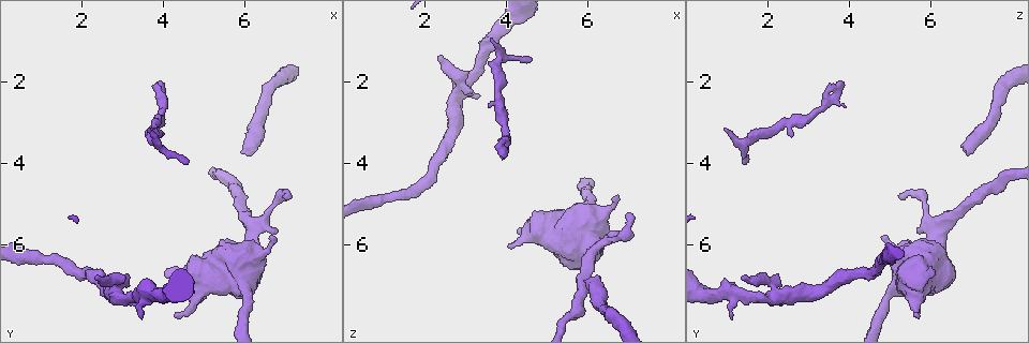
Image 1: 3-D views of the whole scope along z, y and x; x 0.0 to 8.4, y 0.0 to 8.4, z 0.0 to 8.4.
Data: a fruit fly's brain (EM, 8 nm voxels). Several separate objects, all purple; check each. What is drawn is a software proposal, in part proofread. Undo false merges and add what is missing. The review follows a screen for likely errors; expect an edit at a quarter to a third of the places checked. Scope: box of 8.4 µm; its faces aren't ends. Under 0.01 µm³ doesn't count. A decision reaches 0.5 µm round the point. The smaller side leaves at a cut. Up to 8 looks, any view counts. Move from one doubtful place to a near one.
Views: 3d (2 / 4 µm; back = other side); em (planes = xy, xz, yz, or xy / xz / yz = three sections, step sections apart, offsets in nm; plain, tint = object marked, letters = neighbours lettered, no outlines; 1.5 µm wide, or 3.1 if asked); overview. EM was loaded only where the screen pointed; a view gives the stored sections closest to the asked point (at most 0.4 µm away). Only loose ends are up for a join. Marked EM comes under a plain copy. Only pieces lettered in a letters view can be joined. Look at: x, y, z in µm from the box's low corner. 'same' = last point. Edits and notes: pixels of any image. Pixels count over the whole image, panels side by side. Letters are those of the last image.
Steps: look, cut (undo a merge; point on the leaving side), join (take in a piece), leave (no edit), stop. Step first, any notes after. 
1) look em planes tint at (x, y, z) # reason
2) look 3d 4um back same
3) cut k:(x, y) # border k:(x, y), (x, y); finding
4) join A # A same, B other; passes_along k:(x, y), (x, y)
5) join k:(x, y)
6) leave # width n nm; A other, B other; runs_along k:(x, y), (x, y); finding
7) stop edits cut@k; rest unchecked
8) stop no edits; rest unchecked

look em planes letters at (3.90, 1.95, 3.80)

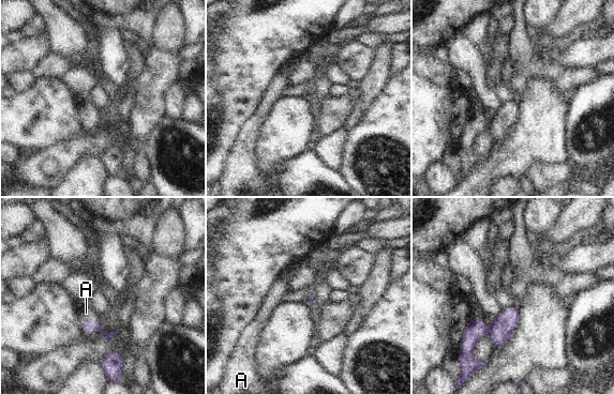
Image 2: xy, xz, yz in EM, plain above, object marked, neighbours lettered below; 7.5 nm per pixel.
join A # A same; passes_along 2:(90, 326), (87, 320), (86, 313); the neuron continues

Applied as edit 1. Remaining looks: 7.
look overview

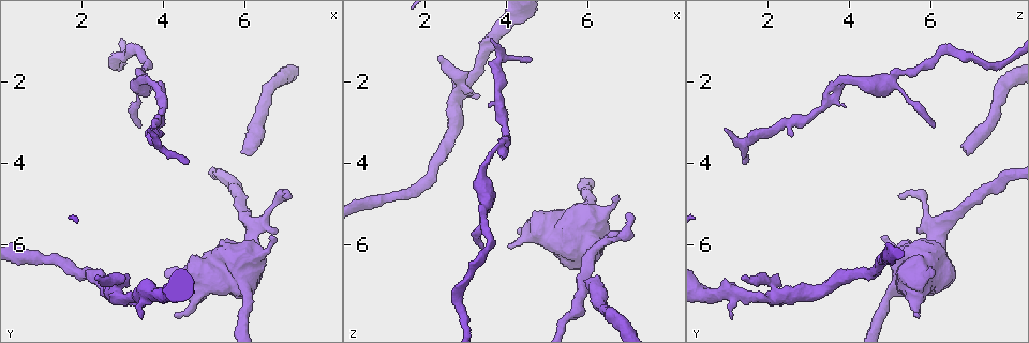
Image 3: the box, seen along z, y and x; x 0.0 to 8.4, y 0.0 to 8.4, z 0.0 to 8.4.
look 3d 4um at (5.95, 3.80, 6.85)

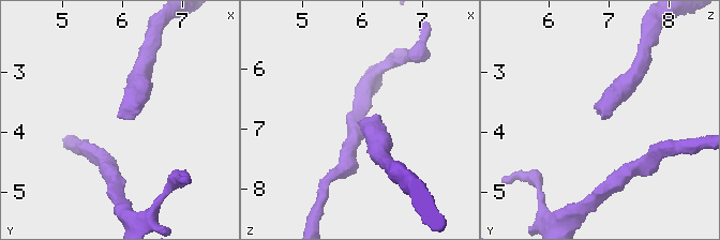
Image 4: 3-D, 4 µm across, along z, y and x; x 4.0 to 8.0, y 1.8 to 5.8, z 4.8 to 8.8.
look em xy step 4 tint at (5.95, 3.80, 6.90) # shape alone is not enough

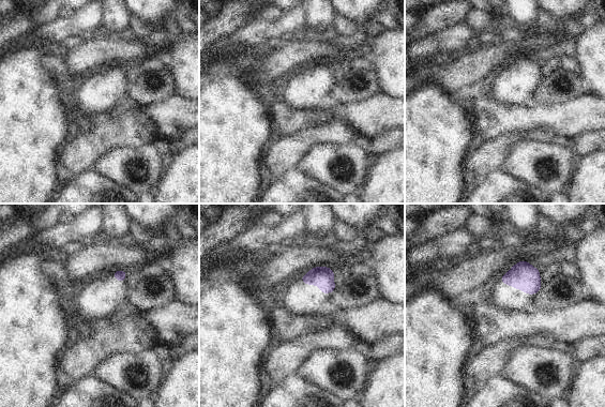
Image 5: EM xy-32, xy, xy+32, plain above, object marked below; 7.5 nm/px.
look em xz step 4 letters same # cut it another way

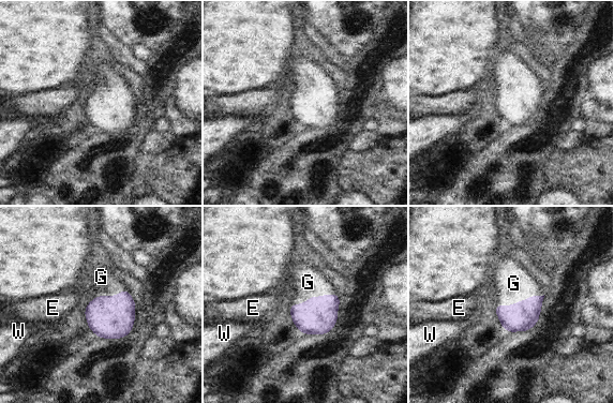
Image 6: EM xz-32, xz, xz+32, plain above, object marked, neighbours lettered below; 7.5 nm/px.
join G # E other, G same, W other; passes_along 6:(523, 315), (520, 301), (513, 283); it goes on there

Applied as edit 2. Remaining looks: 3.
look em xy step 8 letters at (4.25, 7.75, 5.60) # an open end

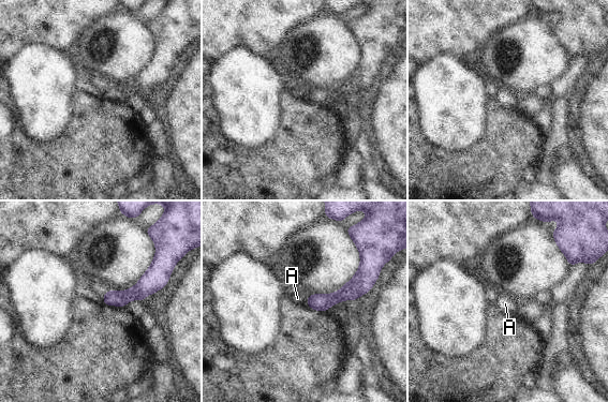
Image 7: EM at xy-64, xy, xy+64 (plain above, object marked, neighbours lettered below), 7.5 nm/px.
look em planes letters same

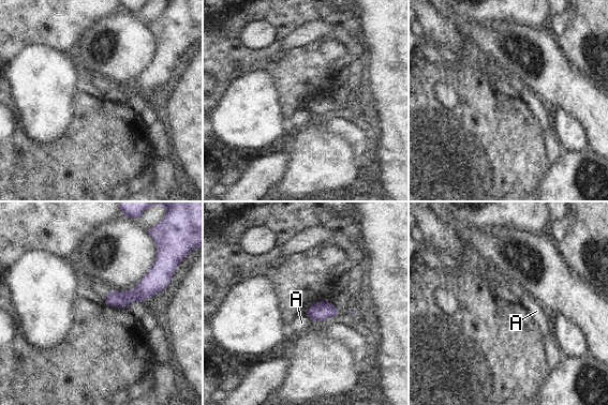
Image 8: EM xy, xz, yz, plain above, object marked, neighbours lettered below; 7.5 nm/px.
leave # longest_contact A 110 nm; A other; none of them fits

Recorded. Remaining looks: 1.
stop edits join@2, join@6; rest unchecked

